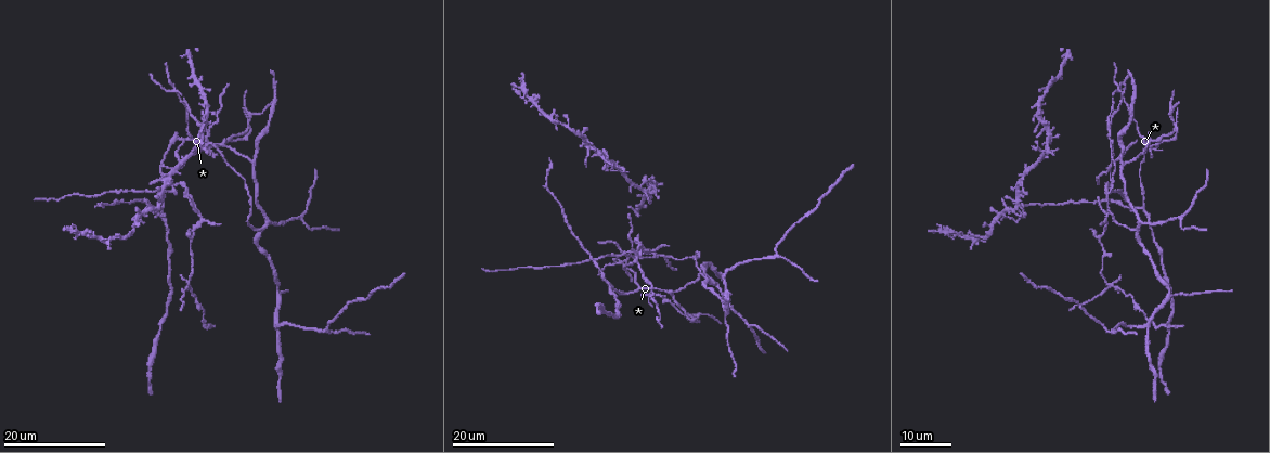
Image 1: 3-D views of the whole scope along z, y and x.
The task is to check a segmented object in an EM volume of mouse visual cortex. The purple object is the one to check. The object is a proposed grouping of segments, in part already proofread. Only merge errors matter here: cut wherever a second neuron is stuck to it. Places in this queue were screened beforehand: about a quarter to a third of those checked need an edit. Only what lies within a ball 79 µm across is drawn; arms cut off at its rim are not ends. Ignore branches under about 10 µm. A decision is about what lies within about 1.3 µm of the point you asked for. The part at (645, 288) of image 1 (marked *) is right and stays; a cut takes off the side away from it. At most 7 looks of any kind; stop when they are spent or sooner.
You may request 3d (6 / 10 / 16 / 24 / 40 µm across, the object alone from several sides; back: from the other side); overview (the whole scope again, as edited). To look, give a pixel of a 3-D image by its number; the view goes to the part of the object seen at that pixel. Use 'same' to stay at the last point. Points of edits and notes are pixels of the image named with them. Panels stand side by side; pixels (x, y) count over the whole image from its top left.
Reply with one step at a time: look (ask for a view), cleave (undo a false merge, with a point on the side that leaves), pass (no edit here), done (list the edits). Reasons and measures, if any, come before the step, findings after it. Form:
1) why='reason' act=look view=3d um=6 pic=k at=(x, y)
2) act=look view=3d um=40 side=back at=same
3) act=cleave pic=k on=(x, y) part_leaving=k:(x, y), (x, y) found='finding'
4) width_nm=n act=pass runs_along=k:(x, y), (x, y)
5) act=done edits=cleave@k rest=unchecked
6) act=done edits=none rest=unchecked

why='looks like a crossing' act=look view=3d um=16 pic=1 at=(590, 145)

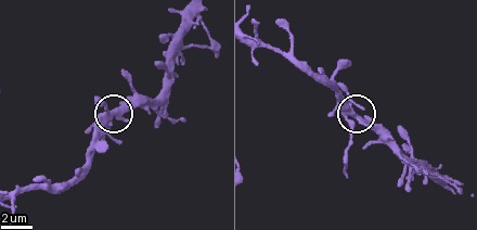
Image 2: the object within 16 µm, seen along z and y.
act=look view=3d um=10 pic=2 at=(355, 117)

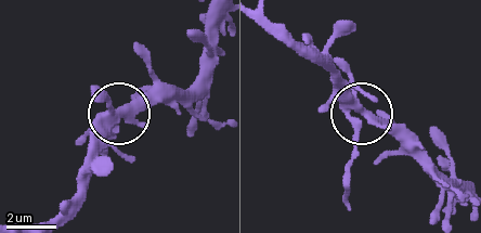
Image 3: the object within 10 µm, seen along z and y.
arms=4 act=pass found='all the same neuron'

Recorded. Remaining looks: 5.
why='side arm on a straight run' act=look view=3d um=24 pic=1 at=(1121, 166)

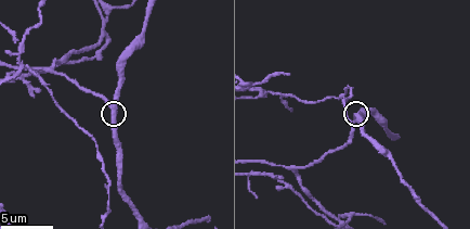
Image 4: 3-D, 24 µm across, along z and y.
act=look view=3d um=10 pic=4 at=(113, 111)

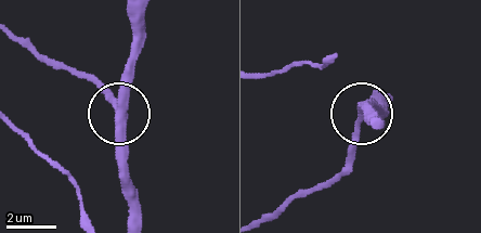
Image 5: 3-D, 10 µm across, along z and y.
arms=3 act=pass found='all the same neuron'

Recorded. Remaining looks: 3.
why='two arms in line, one across' act=look view=3d um=24 pic=1 at=(629, 295)

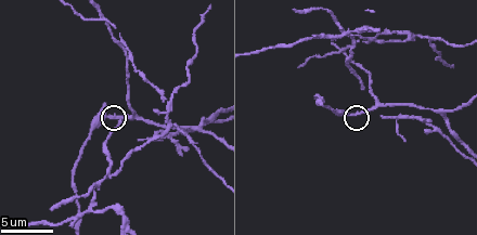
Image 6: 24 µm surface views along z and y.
act=look view=3d um=10 pic=6 at=(353, 115)

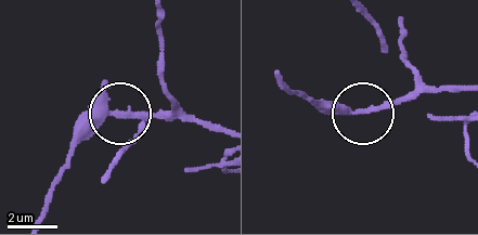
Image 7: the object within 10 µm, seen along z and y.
arms=3 act=cleave pic=7 on=(79, 143) part_leaving=7:(105, 115), (73, 157), (48, 212) found='a second neuron is stuck on'

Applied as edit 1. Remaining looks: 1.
act=done edits=cleave@7 rest=unchecked

